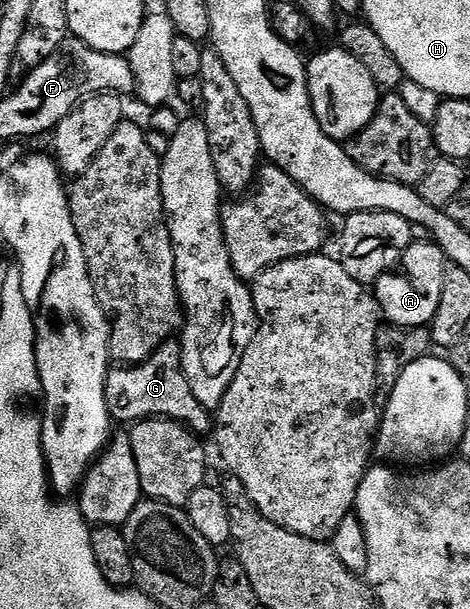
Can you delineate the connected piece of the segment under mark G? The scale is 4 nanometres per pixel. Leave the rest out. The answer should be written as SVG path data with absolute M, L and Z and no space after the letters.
M176 340L164 342L144 362L137 366L117 365L106 376L106 404L108 413L117 423L135 424L143 418L173 418L187 426L197 436L211 435L214 430L213 415L190 392L186 372L182 368L182 352Z

